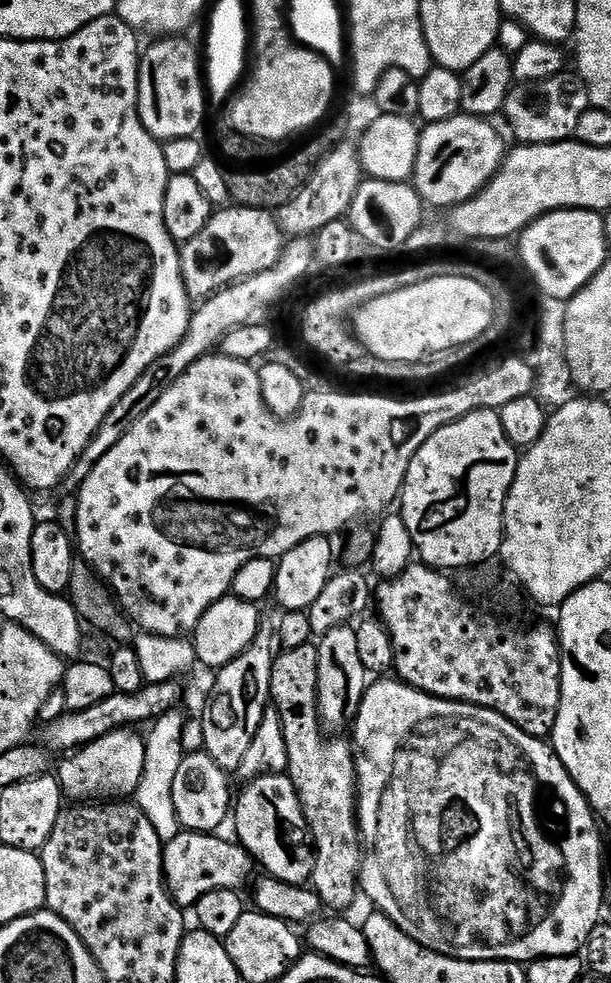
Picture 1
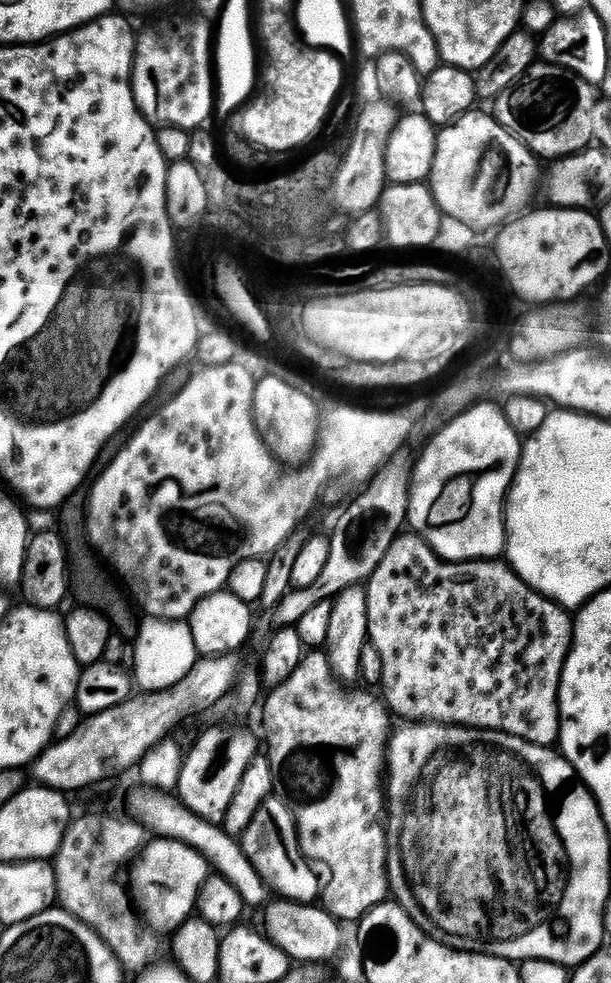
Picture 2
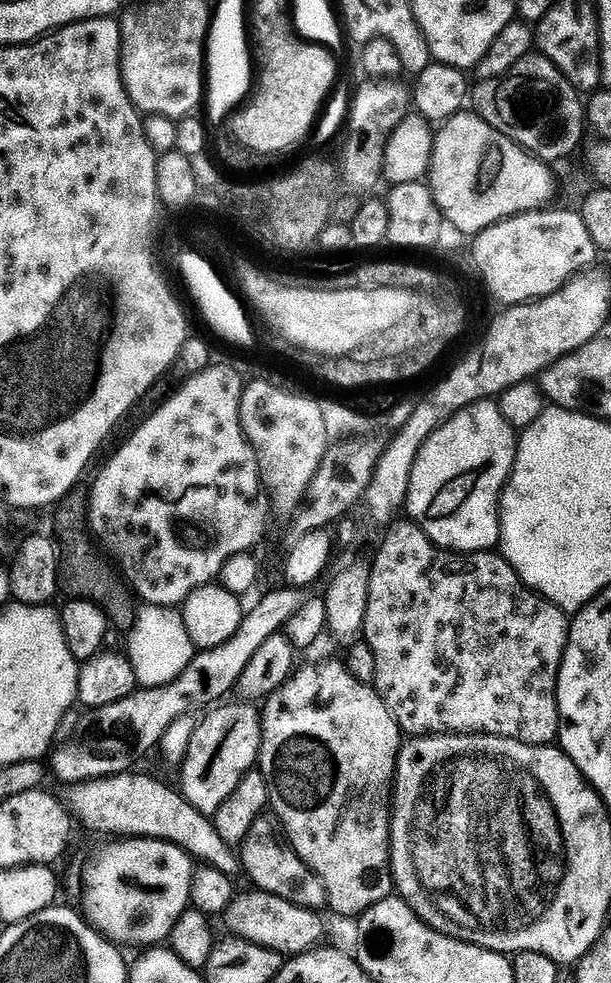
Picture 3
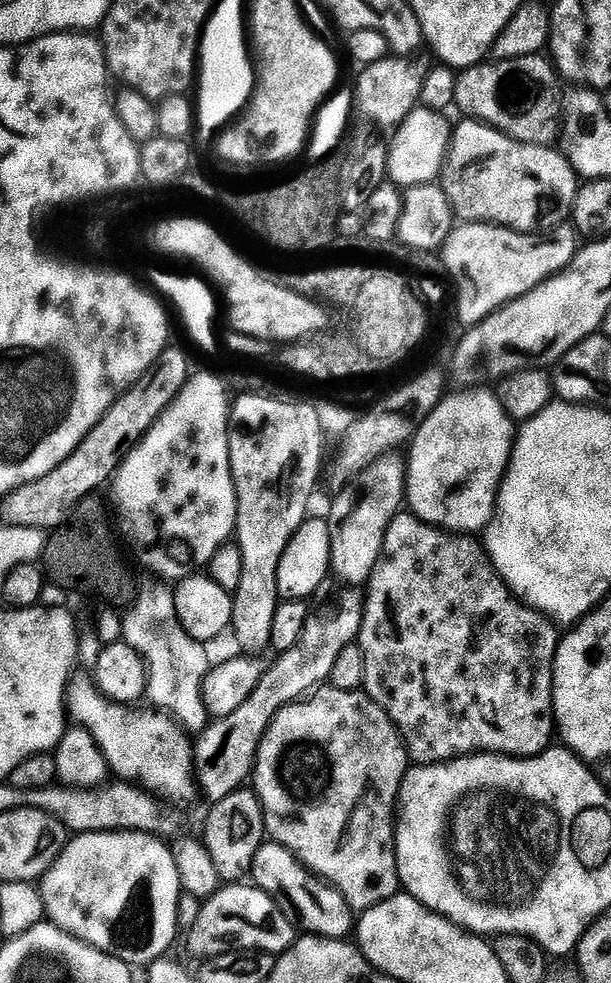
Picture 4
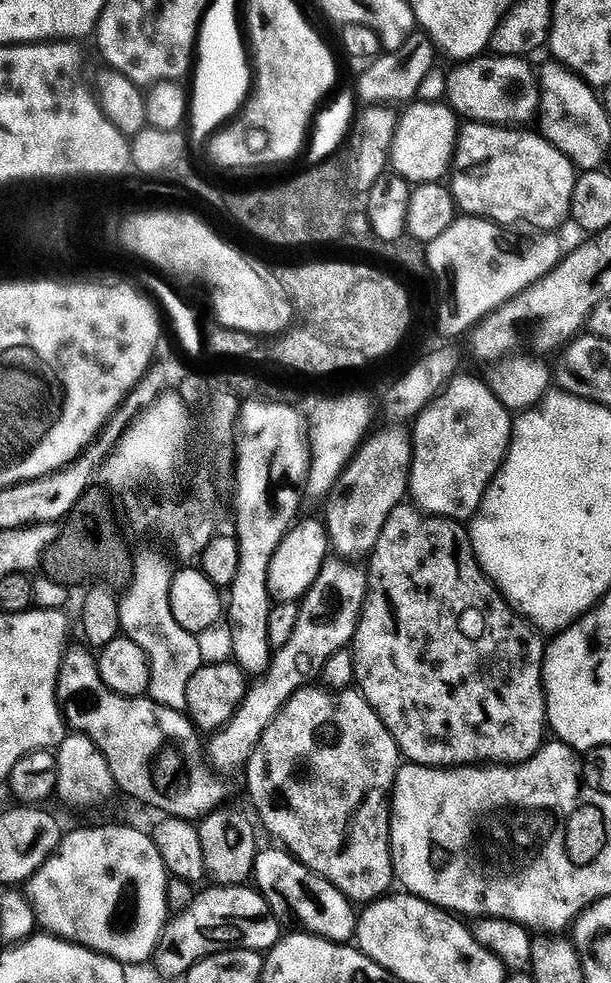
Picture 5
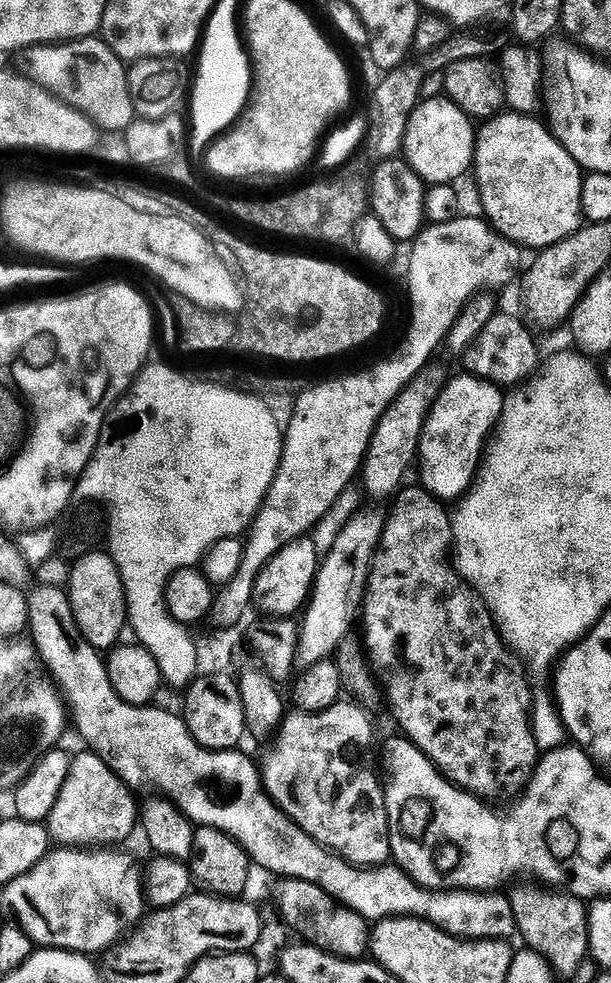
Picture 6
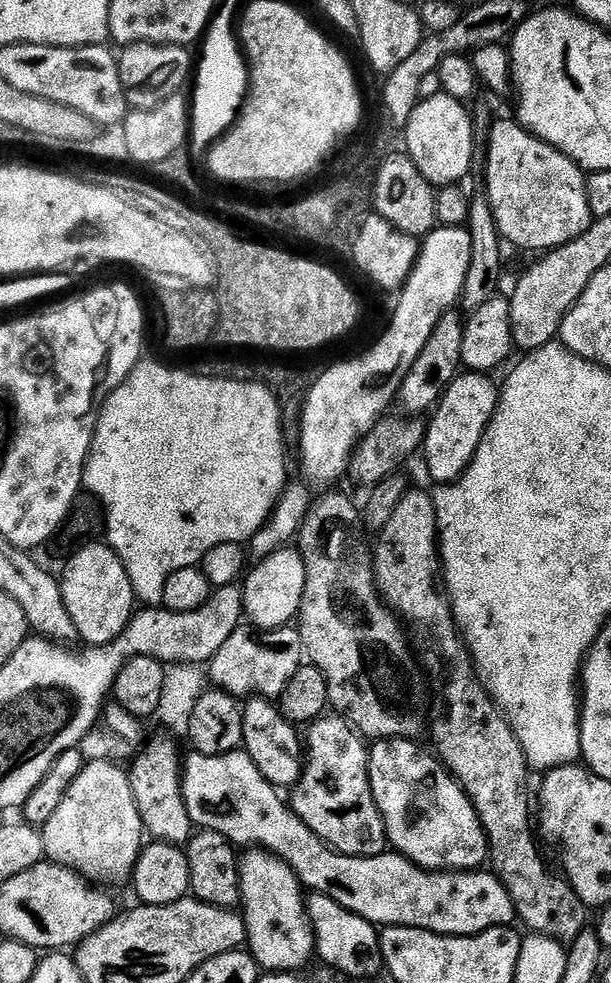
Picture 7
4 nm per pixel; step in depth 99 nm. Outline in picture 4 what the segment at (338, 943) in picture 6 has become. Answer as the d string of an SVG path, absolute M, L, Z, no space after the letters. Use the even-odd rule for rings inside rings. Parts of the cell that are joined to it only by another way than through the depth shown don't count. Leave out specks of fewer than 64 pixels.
M275 842L262 843L253 858L250 876L255 887L261 888L268 896L273 896L276 905L283 912L295 913L298 920L300 915L299 923L302 928L304 923L305 933L338 940L347 937L353 931L354 913L352 907L344 900L343 894L331 884L321 880L315 872L308 871L288 848L283 848Z

